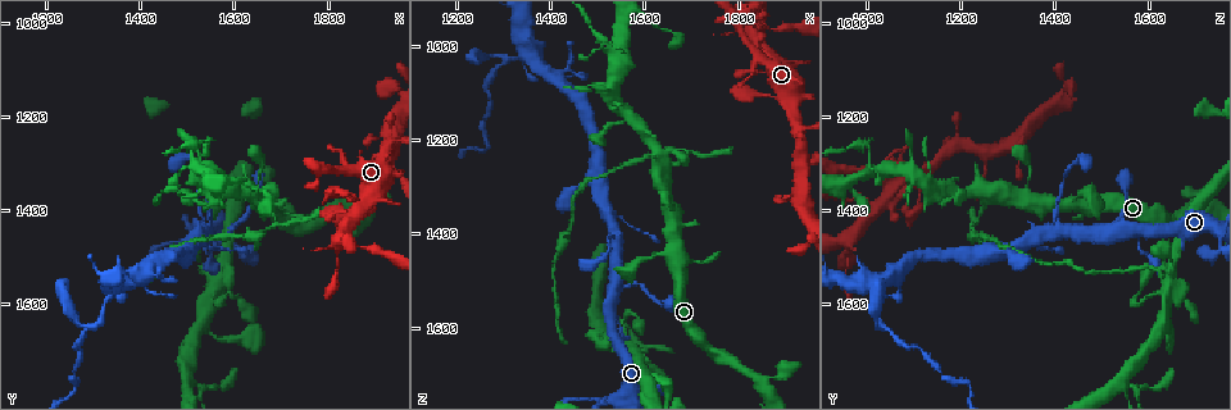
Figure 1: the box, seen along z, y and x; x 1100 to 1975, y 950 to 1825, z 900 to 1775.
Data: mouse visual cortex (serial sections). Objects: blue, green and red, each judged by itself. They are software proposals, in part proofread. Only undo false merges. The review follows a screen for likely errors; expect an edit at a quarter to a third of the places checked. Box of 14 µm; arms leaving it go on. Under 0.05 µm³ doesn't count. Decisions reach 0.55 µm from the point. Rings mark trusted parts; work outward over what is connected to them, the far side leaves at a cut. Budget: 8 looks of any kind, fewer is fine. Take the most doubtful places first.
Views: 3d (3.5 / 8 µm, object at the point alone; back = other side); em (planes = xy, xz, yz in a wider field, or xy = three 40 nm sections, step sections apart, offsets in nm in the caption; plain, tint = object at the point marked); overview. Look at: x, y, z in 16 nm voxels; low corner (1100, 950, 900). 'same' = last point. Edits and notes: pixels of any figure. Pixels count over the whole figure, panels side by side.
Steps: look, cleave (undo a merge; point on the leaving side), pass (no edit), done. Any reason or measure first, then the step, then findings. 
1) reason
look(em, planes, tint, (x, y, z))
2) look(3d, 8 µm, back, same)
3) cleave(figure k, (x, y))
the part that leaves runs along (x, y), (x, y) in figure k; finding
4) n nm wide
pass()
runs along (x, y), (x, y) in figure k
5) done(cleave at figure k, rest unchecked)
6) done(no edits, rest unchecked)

calibre changes
look(3d, 3.5 µm, (1695, 1425, 1225))

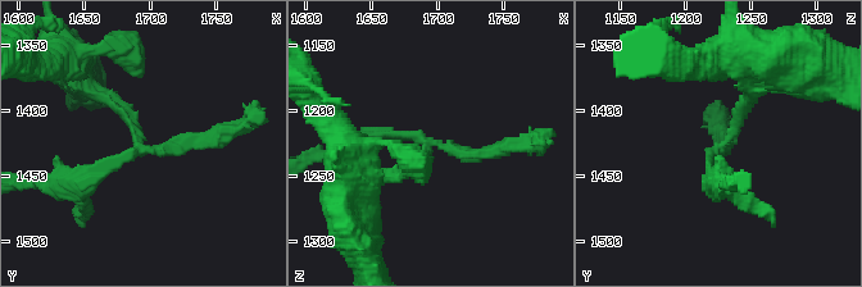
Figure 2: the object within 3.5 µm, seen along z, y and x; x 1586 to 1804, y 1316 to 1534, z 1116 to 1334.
look(em, xy, step 1, tint, (1692, 1424, 1232))

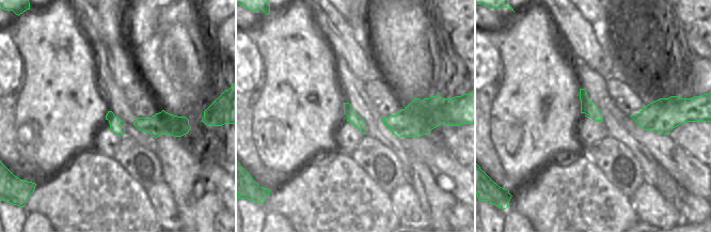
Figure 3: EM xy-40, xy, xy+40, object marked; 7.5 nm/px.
cleave(figure 2, (471, 154))
the part that leaves runs along (136, 144), (85, 183), (37, 183) in figure 2; two cells meet here

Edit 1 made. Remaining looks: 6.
redraw
look(overview)

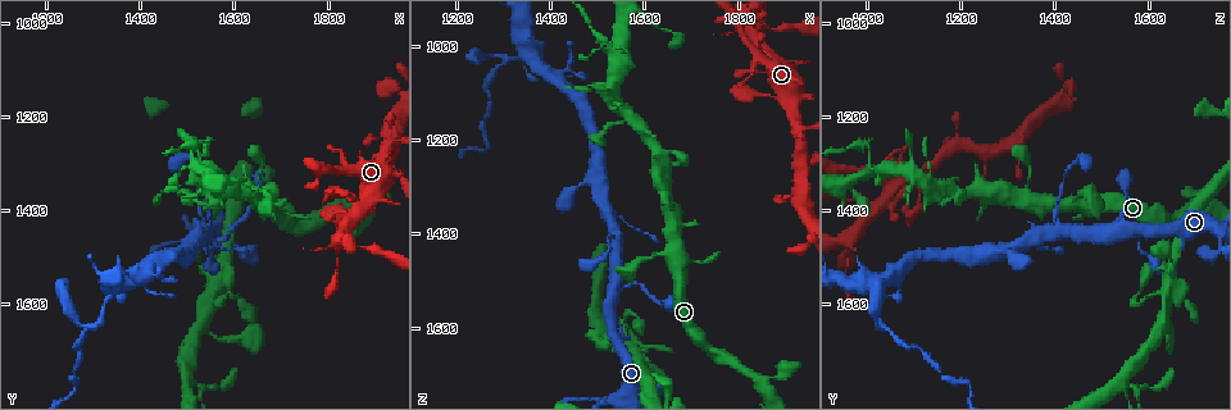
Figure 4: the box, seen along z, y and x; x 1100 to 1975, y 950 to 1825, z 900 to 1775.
look(em, planes, tint, (1545, 1455, 1515))

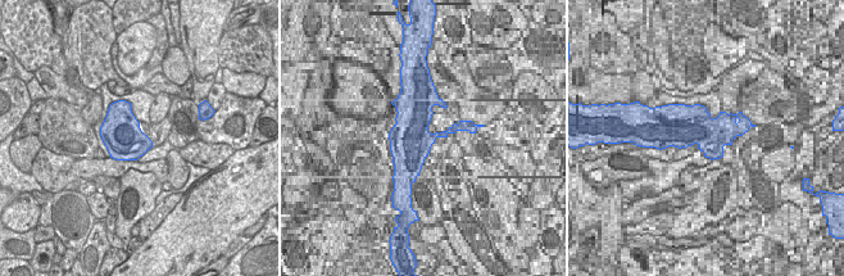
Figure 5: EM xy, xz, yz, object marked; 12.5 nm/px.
look(3d, 3.5 µm, same)

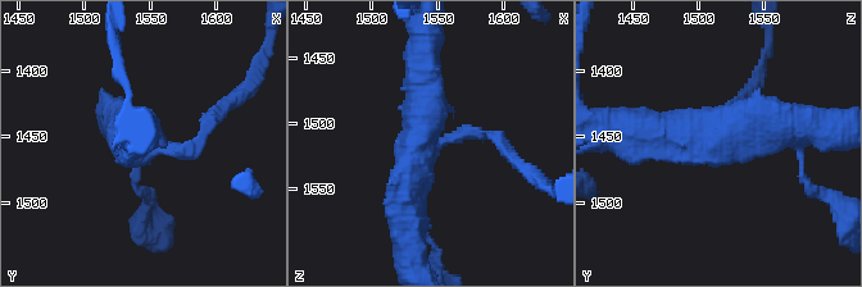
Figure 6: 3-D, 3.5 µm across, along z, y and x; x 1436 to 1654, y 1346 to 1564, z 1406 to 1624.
arms of 150, 450, 450 nm
pass()
runs along (408, 223), (423, 122), (420, 57) in figure 6; all the same cell

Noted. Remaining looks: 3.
three-way junction
look(3d, 3.5 µm, (1540, 1445, 1400))

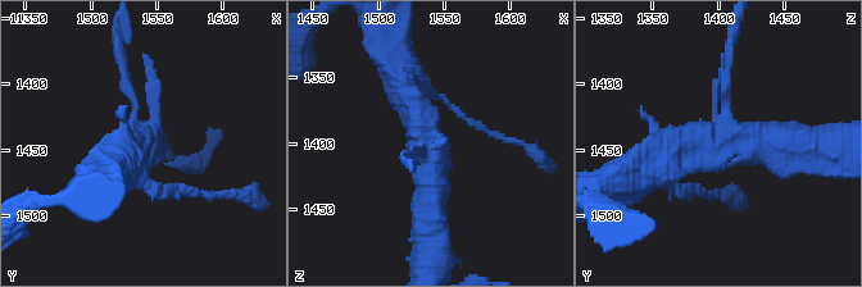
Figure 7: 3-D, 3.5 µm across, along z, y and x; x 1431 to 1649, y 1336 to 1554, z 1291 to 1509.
need the tissue
look(em, xy, step 3, tint, (1536, 1444, 1406))

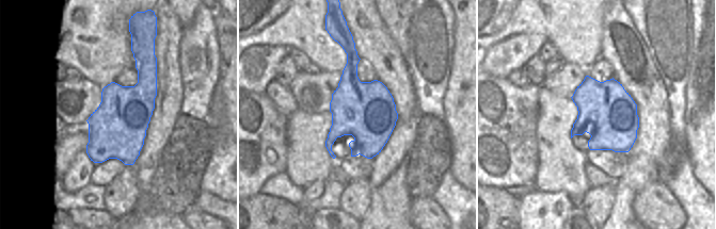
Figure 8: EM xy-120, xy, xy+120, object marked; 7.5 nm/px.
look(em, planes, tint, same)

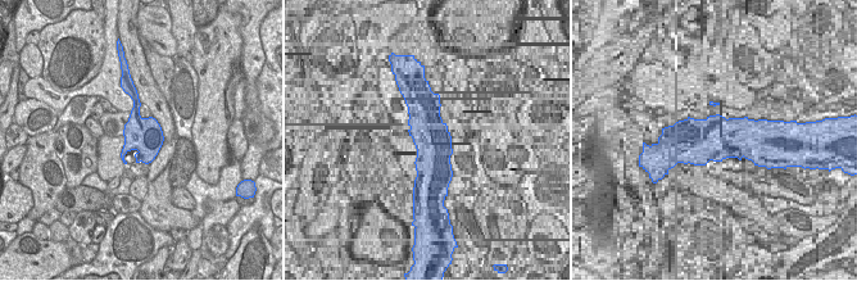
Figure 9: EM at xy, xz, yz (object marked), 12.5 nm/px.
pass()
runs along (426, 229), (430, 151), (407, 76) in figure 7; all the same cell

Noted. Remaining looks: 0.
done(cleave at figure 2, rest unchecked)

